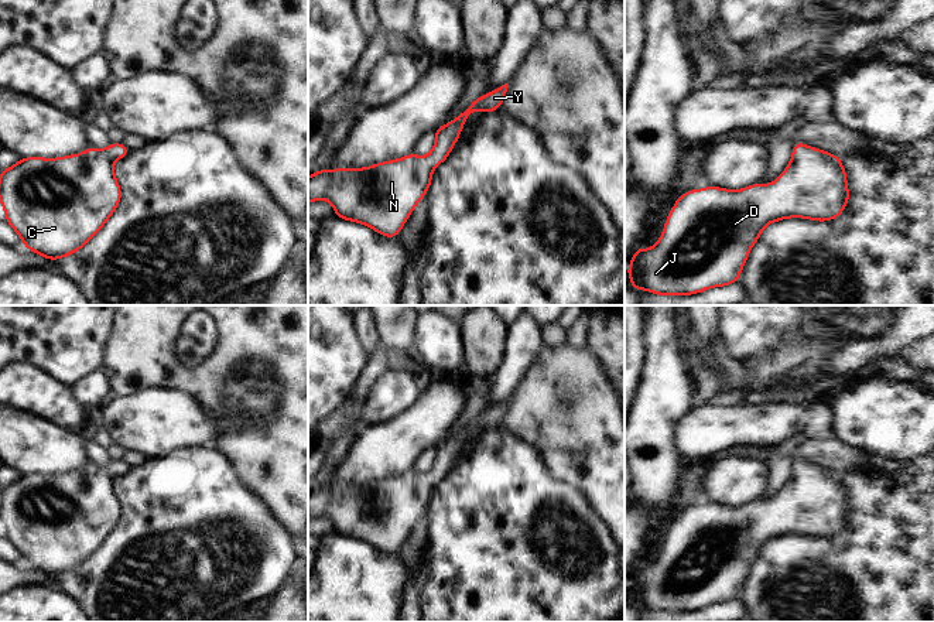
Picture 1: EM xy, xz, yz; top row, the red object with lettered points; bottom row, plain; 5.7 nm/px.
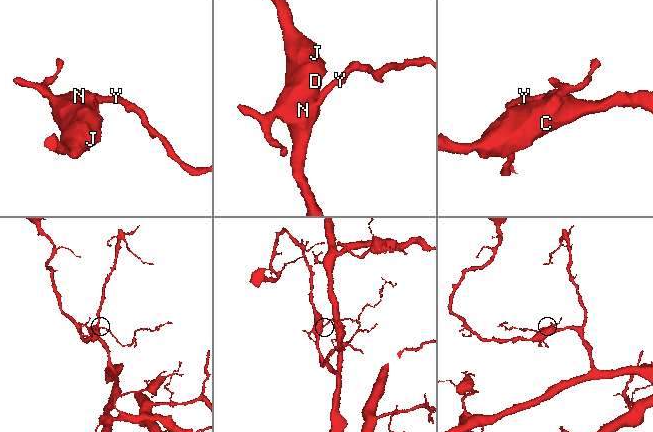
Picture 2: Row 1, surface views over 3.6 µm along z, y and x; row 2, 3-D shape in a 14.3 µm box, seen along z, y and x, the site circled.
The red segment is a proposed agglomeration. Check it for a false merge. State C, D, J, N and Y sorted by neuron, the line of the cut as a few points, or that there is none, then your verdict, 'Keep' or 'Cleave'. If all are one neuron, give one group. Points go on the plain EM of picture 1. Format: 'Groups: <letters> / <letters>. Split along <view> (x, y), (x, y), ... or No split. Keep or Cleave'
Groups: C D J N Y. No split. Keep

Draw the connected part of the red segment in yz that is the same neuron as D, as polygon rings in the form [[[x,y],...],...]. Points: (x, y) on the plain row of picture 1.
[[[801,458],[794,459],[791,472],[784,489],[774,499],[756,499],[739,507],[709,502],[678,512],[658,558],[647,568],[643,563],[636,565],[627,584],[632,604],[660,612],[690,612],[733,601],[766,541],[786,534],[820,539],[838,534],[849,517],[841,476]]]

